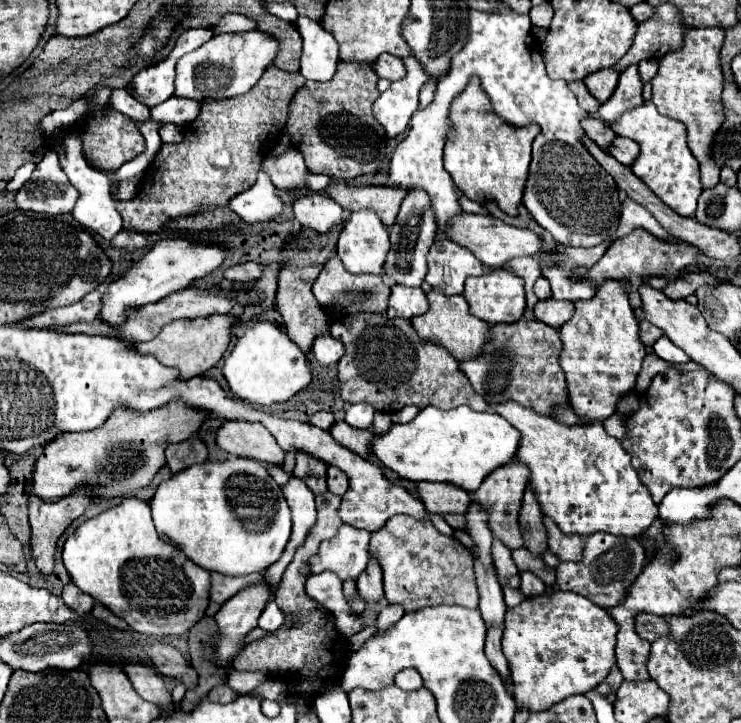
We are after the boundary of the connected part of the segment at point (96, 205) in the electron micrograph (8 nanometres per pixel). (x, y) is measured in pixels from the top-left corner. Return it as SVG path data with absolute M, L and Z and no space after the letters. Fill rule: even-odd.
M75 132L69 134L55 150L59 152L59 160L61 160L63 172L67 174L69 182L71 182L71 184L77 188L77 192L79 192L79 200L75 202L75 206L73 206L73 210L71 210L71 216L73 216L83 228L93 230L95 234L99 234L99 236L105 238L105 240L111 240L115 234L119 234L119 228L123 228L123 220L121 220L121 216L119 216L119 212L117 212L117 208L115 208L115 200L113 200L113 194L111 194L111 186L117 184L115 176L109 178L107 174L103 174L103 172L91 168L91 166L85 162L85 158L83 158L83 154L81 154L79 136L75 136Z

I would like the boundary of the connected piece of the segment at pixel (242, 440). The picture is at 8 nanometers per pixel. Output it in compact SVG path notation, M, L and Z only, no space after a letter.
M227 422L217 430L217 446L229 454L281 466L285 450L261 422Z

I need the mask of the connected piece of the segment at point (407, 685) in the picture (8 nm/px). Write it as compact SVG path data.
M405 668L395 674L395 686L399 686L401 690L417 690L423 686L423 680L413 668Z

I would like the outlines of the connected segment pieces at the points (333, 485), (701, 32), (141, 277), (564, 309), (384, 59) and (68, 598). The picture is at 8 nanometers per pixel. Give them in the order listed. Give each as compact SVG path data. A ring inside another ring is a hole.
M329 466L327 470L327 486L329 486L329 492L337 494L337 496L343 496L345 490L349 488L349 478L347 474L335 466Z
M719 26L713 28L689 28L685 30L683 48L669 52L659 60L659 72L651 80L653 84L653 104L663 116L675 118L687 128L687 142L693 156L701 164L701 184L703 188L713 188L719 182L719 168L711 164L707 148L711 146L711 136L723 124L723 72L719 68L719 52L725 40L725 30Z
M187 238L159 240L123 278L109 284L107 294L103 294L103 308L99 316L109 324L121 324L125 308L151 304L171 292L193 286L195 280L219 268L223 258L225 252L215 244L191 244Z
M539 300L535 306L535 318L547 326L559 330L573 316L573 302L567 300Z
M391 54L379 56L379 60L373 64L373 68L375 68L375 72L377 72L379 78L387 78L391 82L401 80L407 74L407 70L403 66L403 60L401 58L395 58Z
M69 582L69 584L63 588L61 598L63 598L65 604L67 604L75 614L79 614L79 616L89 614L89 610L91 610L93 604L95 604L95 600L91 600L91 596L83 594L73 582Z

